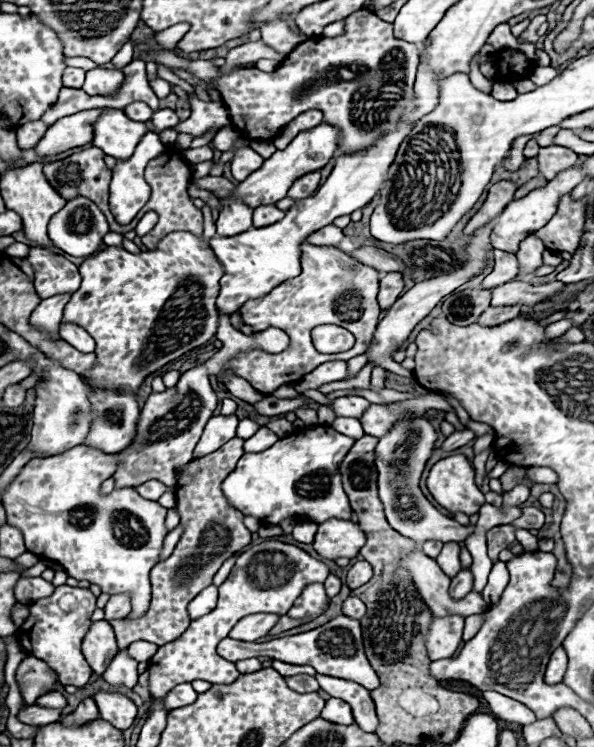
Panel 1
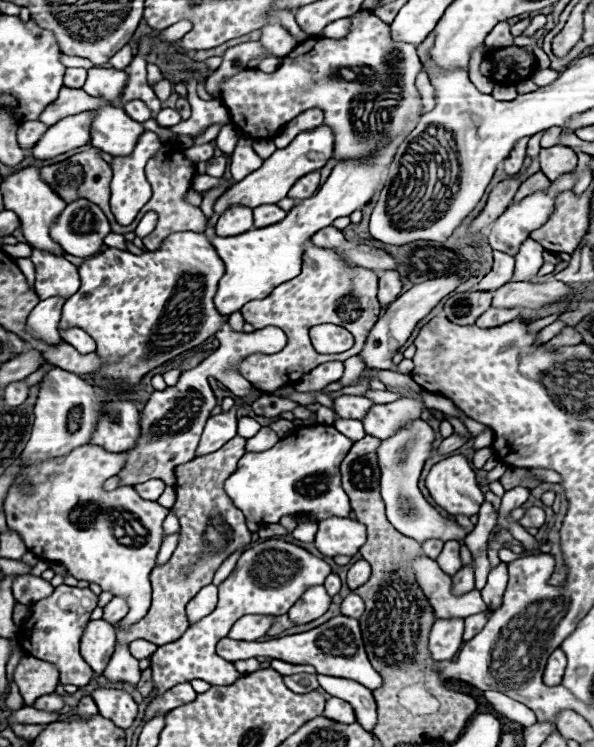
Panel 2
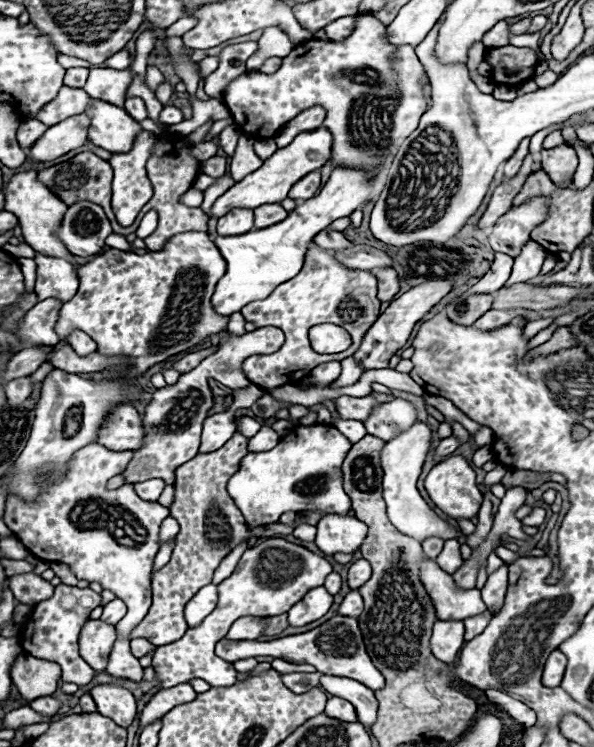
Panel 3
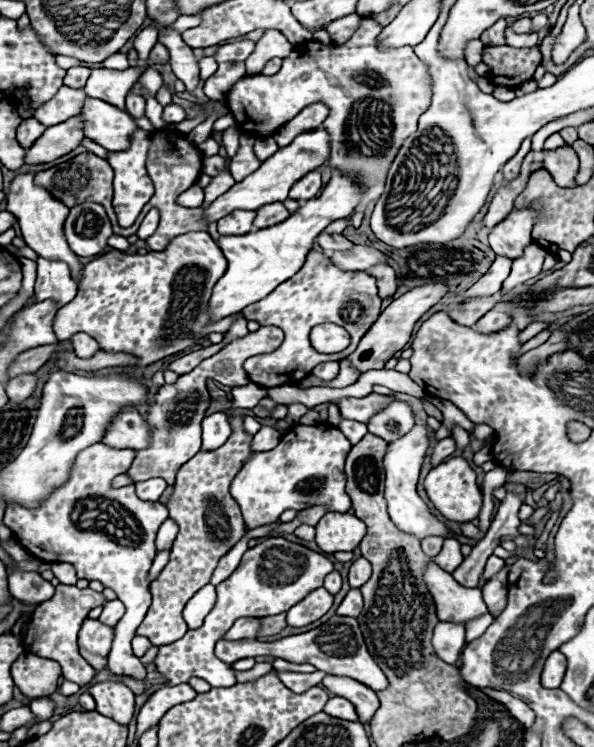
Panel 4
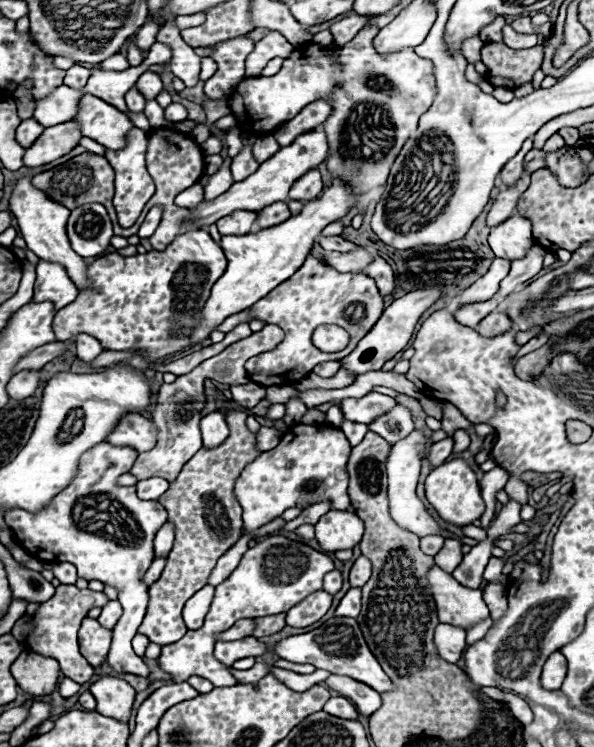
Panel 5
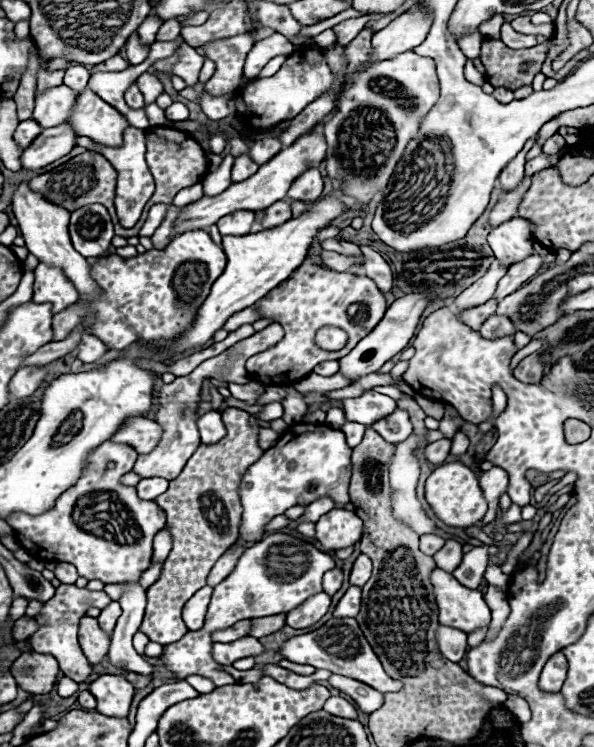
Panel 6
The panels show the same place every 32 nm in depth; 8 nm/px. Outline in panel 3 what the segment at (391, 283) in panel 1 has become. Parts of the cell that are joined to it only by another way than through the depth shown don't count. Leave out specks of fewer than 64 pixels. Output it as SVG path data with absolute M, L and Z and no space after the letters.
M376 268L372 270L378 278L378 298L380 302L392 302L400 290L398 274L394 268Z

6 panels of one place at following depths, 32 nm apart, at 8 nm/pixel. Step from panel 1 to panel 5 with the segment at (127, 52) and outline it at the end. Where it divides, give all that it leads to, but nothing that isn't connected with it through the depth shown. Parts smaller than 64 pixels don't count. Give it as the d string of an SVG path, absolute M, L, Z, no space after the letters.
M114 54L114 56L110 56L106 62L100 64L102 70L126 70L128 66L130 66L130 64L128 64L128 60L126 60L124 54Z

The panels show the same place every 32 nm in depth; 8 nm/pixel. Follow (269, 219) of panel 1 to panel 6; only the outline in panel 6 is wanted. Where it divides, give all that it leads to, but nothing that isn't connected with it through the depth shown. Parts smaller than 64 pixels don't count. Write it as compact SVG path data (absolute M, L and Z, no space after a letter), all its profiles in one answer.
M282 200L282 202L274 202L274 206L268 206L264 210L264 218L262 218L262 228L274 228L284 224L286 220L292 218L292 210L290 210L290 200Z

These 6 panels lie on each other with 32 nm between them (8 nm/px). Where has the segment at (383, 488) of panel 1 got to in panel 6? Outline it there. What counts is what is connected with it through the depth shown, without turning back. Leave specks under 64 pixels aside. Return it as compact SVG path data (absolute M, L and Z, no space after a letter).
M418 434L408 436L404 442L398 442L398 444L394 446L394 456L392 456L392 462L390 462L392 514L394 514L400 522L408 524L408 526L418 534L418 536L436 532L436 524L434 524L434 520L426 516L426 512L424 512L422 504L418 502L416 492L414 492L416 482L418 482L418 474L420 474L420 464L418 464L418 456L416 456L416 452L418 452L418 450L422 450L422 446L424 446L424 444L422 444L422 438L420 438Z

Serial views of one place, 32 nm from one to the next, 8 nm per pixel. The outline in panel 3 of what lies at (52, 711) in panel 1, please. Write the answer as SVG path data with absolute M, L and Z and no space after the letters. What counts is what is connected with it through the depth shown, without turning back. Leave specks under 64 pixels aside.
M20 706L12 712L6 714L4 718L4 728L14 730L16 726L26 726L26 724L38 724L38 722L52 722L54 716L44 716L40 712L34 712L30 706Z

